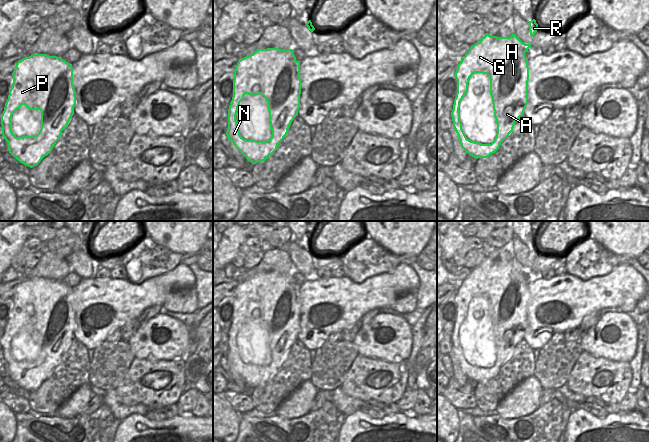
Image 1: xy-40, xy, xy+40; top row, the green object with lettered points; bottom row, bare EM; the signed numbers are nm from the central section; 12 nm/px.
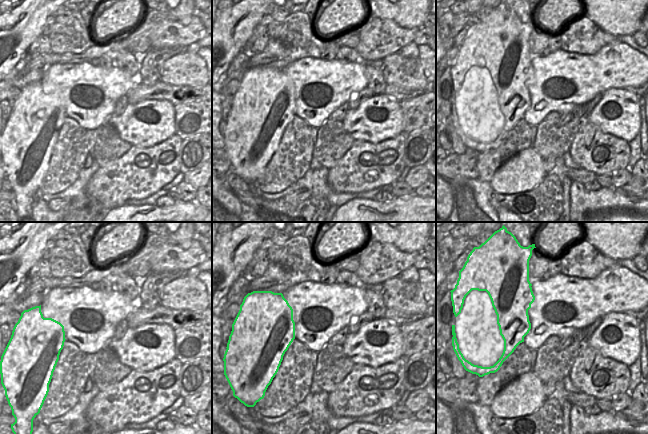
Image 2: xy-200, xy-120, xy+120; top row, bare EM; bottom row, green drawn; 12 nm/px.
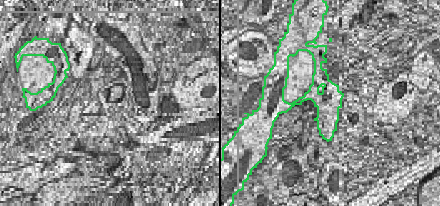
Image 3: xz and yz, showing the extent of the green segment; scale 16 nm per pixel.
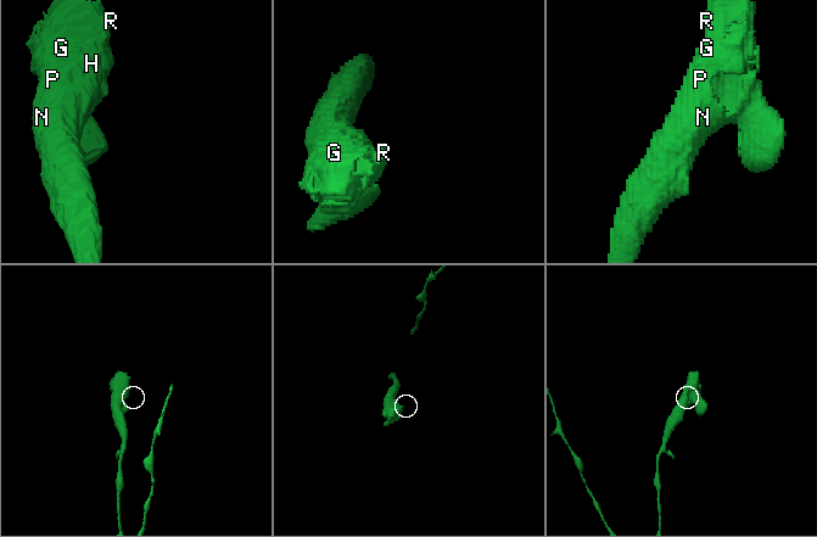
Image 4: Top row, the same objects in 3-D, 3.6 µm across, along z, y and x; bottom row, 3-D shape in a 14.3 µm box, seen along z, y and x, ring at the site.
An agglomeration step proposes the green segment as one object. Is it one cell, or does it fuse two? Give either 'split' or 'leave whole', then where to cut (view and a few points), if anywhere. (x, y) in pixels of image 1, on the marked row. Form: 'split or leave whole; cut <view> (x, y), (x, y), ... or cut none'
leave whole; cut none

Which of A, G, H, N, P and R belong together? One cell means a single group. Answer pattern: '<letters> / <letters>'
A G H N P R

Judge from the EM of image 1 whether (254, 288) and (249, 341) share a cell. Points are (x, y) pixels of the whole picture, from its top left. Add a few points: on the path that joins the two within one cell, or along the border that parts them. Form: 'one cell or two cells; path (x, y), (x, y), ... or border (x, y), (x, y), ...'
one cell; path (249, 301), (249, 328)

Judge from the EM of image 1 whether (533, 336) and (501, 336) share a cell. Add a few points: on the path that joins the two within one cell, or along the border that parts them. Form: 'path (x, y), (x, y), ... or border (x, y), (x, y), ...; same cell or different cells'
border (528, 313), (528, 327), (523, 339); different cells

